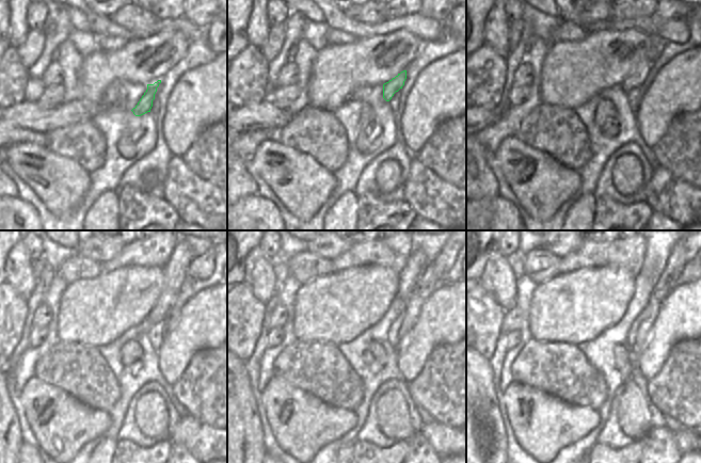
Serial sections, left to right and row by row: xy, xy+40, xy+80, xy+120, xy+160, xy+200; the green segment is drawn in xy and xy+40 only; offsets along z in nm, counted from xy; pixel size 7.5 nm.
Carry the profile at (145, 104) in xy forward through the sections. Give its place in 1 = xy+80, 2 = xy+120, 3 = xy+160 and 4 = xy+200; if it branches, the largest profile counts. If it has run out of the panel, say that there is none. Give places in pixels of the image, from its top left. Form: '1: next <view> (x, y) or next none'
1: next xy+80 (637, 78)
2: next xy+120 (175, 270)
3: next xy+160 (417, 262)
4: next xy+200 (646, 282)

